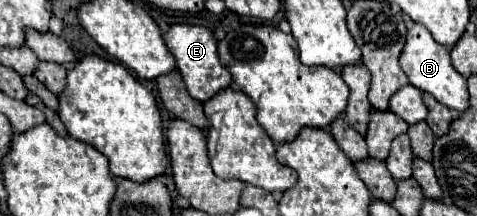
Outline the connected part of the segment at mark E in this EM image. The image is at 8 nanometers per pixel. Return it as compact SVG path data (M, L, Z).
M172 25L170 31L164 35L164 39L166 39L166 45L170 47L172 55L176 57L178 71L182 73L190 95L196 101L204 103L204 101L212 99L216 93L220 93L232 85L232 75L218 59L218 41L210 29L200 27L200 25Z

